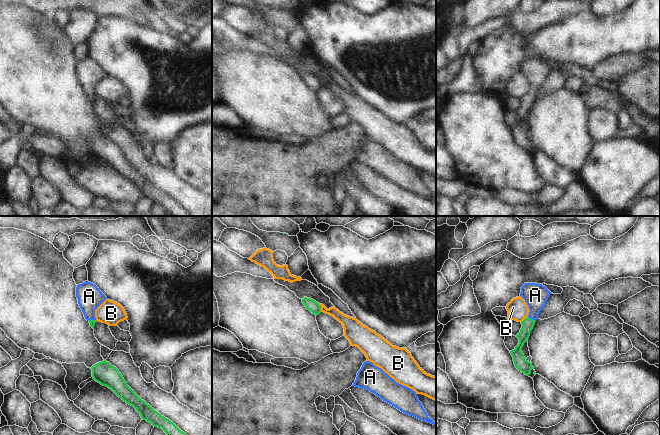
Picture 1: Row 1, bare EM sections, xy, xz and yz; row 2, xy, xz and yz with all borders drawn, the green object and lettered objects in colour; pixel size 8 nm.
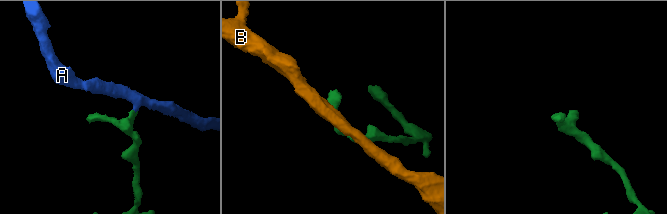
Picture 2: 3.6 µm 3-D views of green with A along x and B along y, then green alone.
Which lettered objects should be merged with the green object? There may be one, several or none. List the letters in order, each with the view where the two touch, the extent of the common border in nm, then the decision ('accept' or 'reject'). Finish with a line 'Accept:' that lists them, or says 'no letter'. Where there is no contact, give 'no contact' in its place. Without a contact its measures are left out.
A: yz | 70 nm | accept
B: xz | 80 nm | reject
Accept: A

